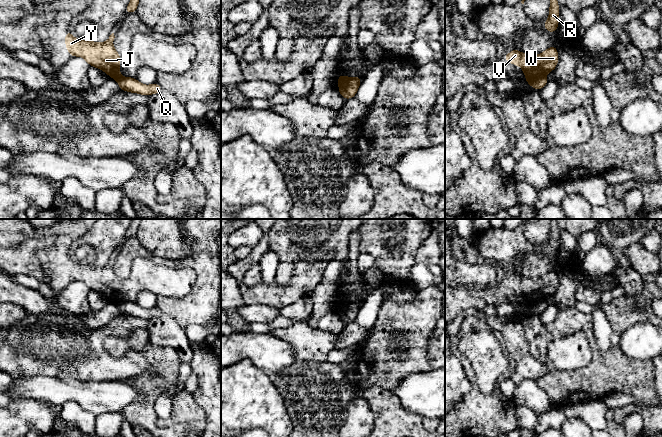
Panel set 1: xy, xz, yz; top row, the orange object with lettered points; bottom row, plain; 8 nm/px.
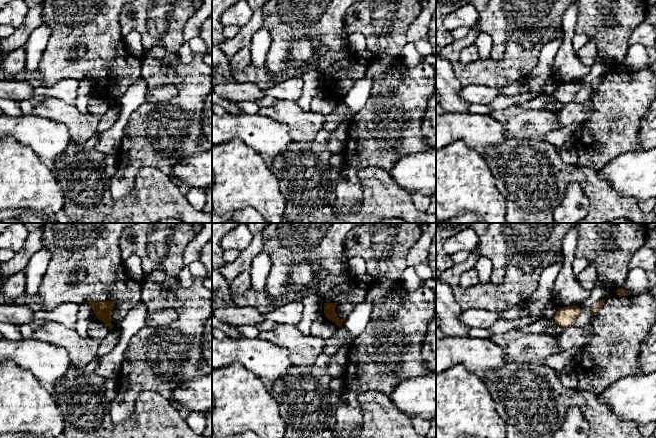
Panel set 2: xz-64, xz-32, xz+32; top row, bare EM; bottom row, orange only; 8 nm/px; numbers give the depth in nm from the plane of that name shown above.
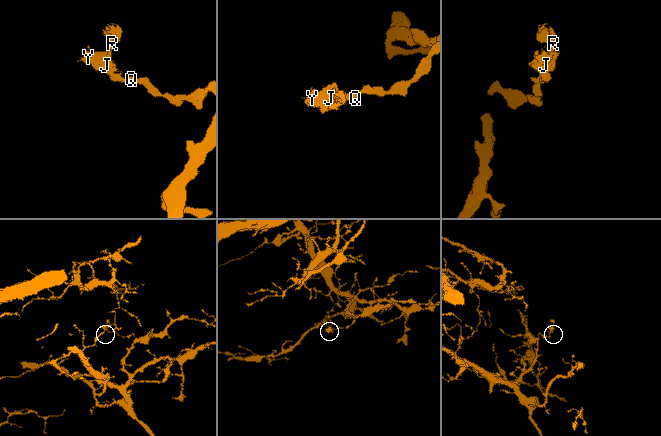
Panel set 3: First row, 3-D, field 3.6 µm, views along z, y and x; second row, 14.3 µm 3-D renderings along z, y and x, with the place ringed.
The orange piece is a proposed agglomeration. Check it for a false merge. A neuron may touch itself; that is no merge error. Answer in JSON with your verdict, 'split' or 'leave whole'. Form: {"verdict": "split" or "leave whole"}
{"verdict": "split"}

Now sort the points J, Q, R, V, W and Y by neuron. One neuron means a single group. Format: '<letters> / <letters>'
J R V W Y / Q

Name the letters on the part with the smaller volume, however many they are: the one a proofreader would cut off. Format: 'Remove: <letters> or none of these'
Remove: J, R, V, W, Y

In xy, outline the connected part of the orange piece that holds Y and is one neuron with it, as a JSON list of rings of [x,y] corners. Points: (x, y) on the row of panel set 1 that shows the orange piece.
[[[70,30],[65,32],[65,49],[70,52],[70,58],[72,57],[82,57],[91,67],[98,68],[109,75],[110,78],[118,80],[120,76],[120,55],[113,46],[114,33],[112,33],[109,38],[104,43],[97,43],[93,41],[85,41],[76,39]]]

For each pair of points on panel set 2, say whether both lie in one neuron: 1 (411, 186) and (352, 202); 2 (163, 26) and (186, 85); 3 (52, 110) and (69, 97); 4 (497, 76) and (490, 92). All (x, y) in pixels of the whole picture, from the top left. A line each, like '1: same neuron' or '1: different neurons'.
1: different neurons
2: different neurons
3: different neurons
4: different neurons

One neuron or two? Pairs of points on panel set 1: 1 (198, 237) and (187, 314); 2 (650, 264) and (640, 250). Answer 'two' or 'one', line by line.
1: one
2: one

